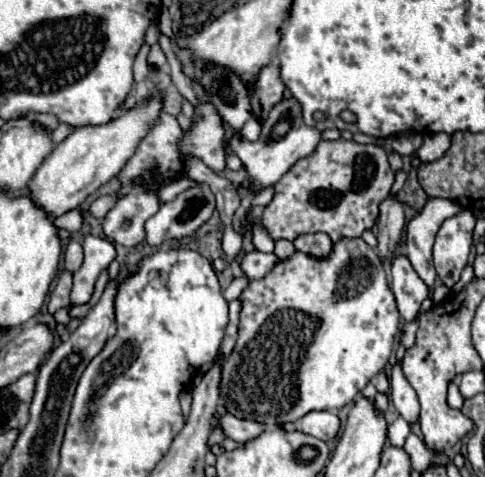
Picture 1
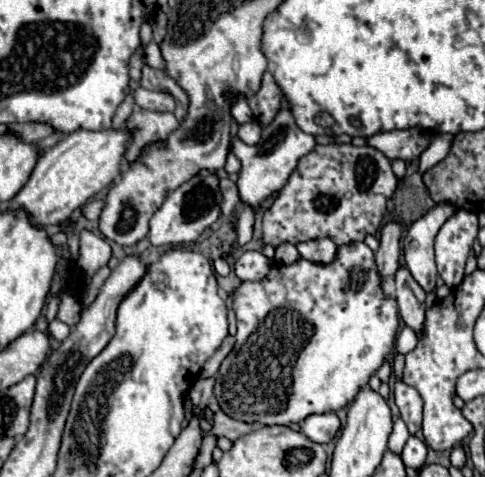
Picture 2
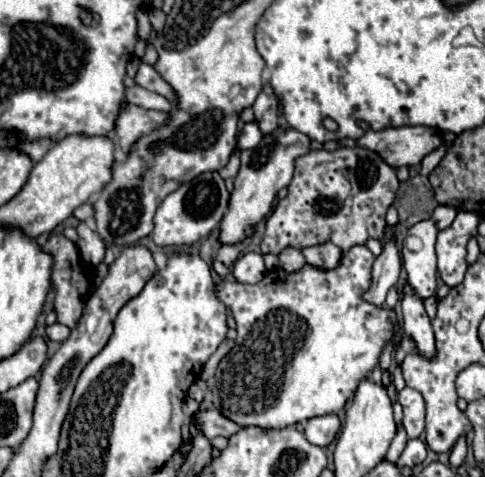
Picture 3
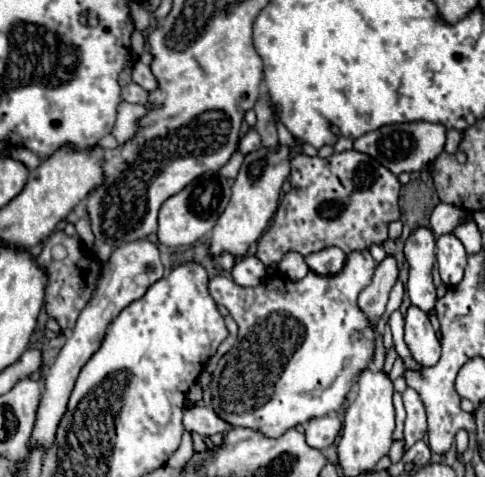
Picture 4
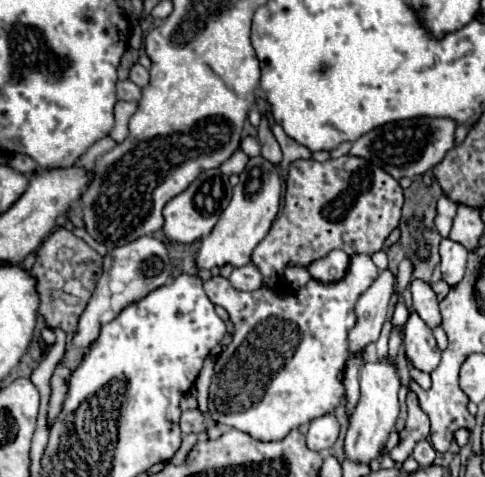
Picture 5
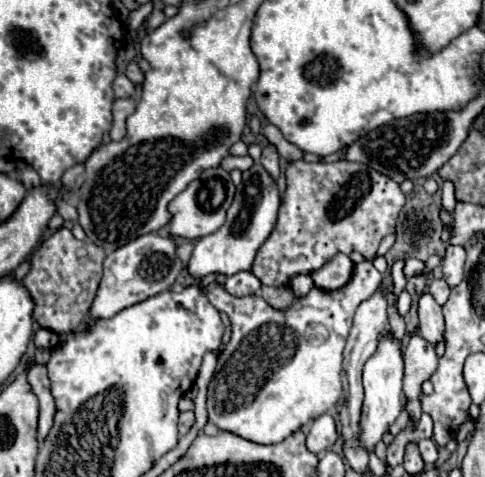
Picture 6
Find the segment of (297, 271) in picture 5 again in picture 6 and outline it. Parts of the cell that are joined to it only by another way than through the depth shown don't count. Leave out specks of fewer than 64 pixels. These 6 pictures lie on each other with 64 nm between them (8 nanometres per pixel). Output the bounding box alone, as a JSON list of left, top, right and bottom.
[290,276,314,300]

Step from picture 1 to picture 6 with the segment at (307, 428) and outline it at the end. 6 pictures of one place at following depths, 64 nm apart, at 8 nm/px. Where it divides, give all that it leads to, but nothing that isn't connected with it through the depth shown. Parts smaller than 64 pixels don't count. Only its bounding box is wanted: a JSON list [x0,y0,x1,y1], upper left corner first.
[306,414,338,454]

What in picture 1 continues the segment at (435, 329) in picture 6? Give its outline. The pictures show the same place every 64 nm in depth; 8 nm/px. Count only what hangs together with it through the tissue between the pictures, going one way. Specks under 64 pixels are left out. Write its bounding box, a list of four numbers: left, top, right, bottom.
[406,198,460,288]

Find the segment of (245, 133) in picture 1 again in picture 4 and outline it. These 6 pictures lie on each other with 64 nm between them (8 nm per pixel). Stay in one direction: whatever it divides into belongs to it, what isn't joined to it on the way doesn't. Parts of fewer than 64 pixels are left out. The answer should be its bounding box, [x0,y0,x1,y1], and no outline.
[238,128,260,154]

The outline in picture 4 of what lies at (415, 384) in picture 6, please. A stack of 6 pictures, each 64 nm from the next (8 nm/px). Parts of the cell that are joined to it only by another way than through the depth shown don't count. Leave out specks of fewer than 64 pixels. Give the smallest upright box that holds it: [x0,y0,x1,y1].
[404,306,440,366]

